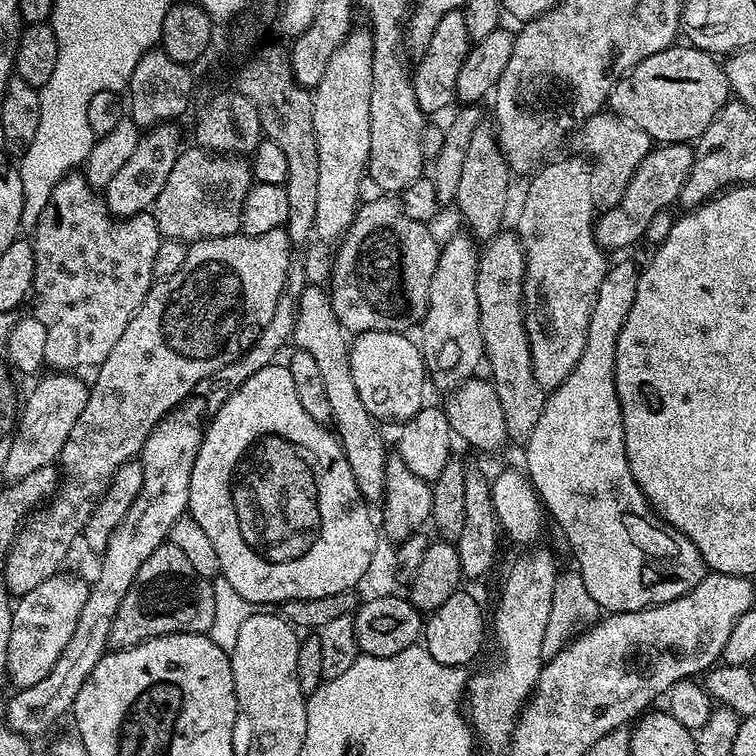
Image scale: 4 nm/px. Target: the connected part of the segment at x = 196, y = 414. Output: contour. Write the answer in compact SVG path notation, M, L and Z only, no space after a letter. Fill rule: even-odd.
M192 403L177 404L156 423L146 438L144 449L138 457L142 466L142 490L138 490L134 506L126 510L126 518L122 518L114 534L110 534L110 542L99 557L100 569L96 572L96 581L93 579L88 585L86 606L82 606L78 614L78 626L74 626L70 642L66 642L62 654L58 654L58 662L54 662L50 674L46 674L38 686L21 688L11 693L13 696L8 704L6 723L23 736L40 736L55 720L71 713L72 704L78 698L78 690L82 690L82 682L90 678L94 666L98 666L98 662L109 651L108 639L114 614L118 614L118 606L122 606L126 590L130 590L134 578L138 578L142 562L146 562L146 558L150 558L150 554L154 554L154 550L158 550L158 546L167 541L174 522L178 522L178 518L187 513L190 470L194 470L194 458L198 458L206 427L205 405Z

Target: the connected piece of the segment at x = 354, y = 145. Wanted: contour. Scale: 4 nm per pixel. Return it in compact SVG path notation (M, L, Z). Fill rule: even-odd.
M353 30L334 50L322 82L312 92L314 138L318 142L318 214L317 233L343 237L361 203L360 183L365 183L370 154L370 98L372 97L371 31Z

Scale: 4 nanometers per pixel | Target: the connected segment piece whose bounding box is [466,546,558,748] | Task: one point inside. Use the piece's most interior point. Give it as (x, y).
(496, 698)

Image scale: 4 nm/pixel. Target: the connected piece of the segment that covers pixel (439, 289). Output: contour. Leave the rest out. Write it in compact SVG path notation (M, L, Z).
M471 235L452 236L448 241L443 241L438 266L434 270L434 278L430 282L430 298L428 309L422 323L419 325L418 343L420 352L424 356L426 376L443 390L457 388L464 380L473 379L475 370L485 359L484 339L480 329L480 315L478 314L478 290L476 279L478 278L478 262L480 261L481 249L477 241Z

